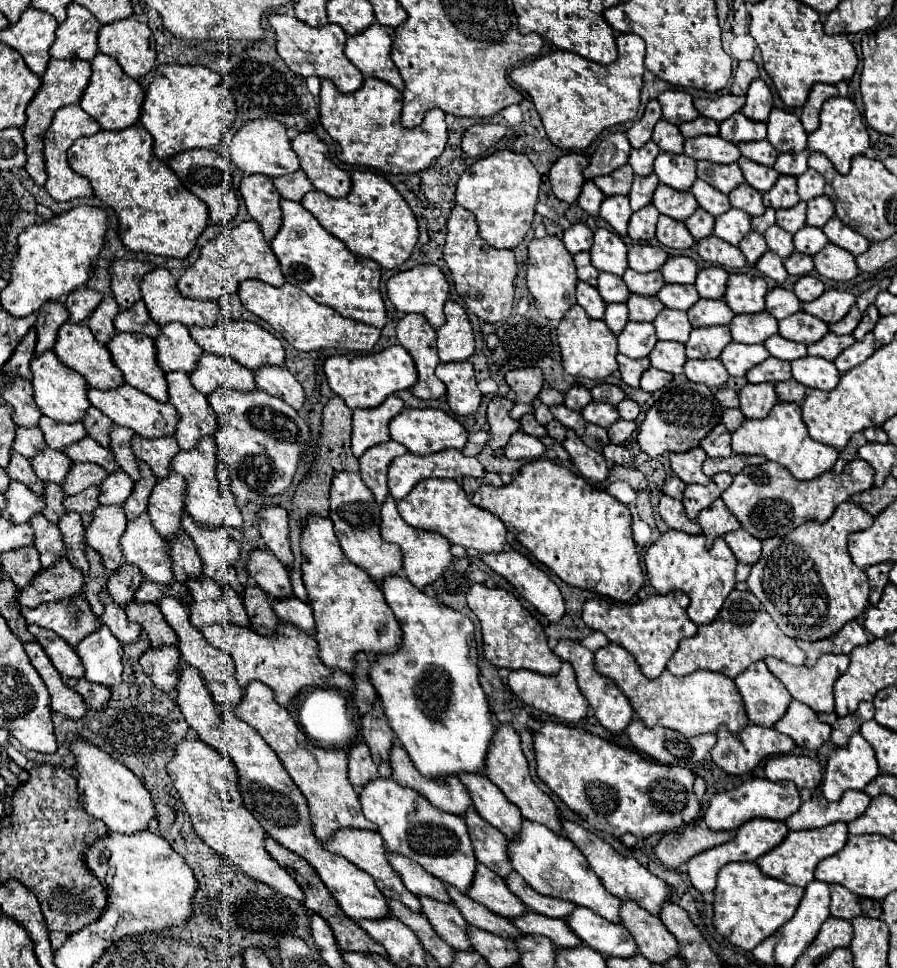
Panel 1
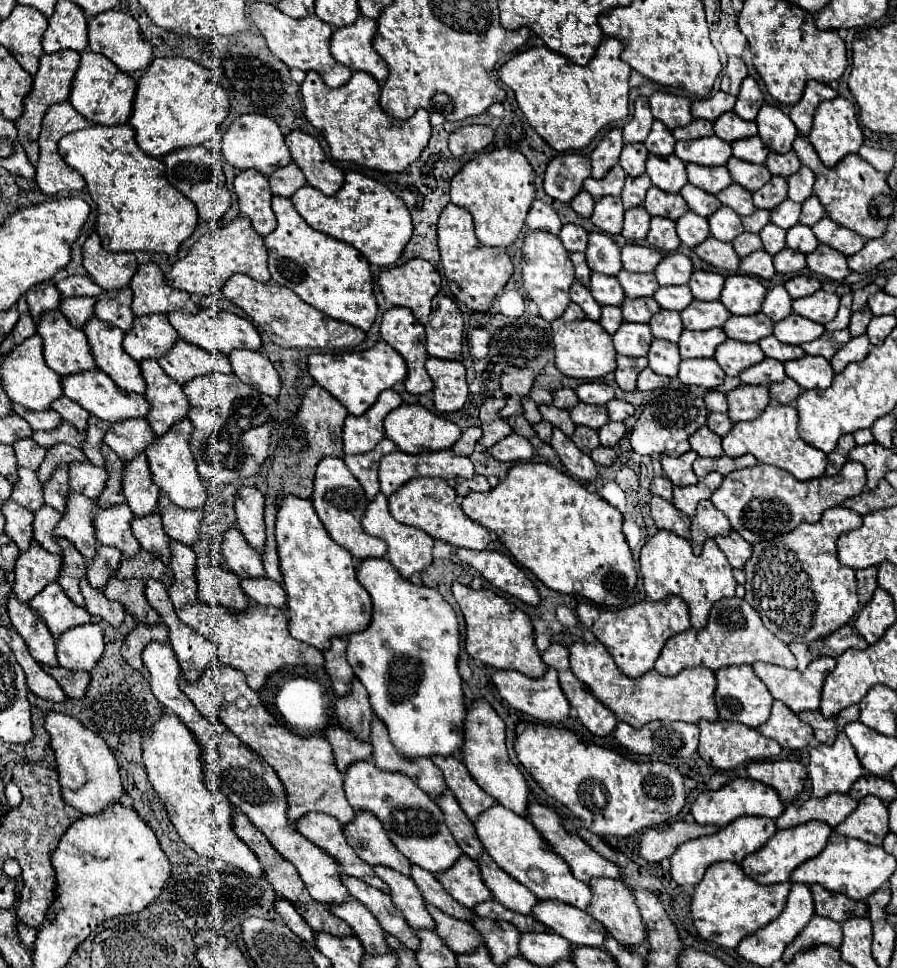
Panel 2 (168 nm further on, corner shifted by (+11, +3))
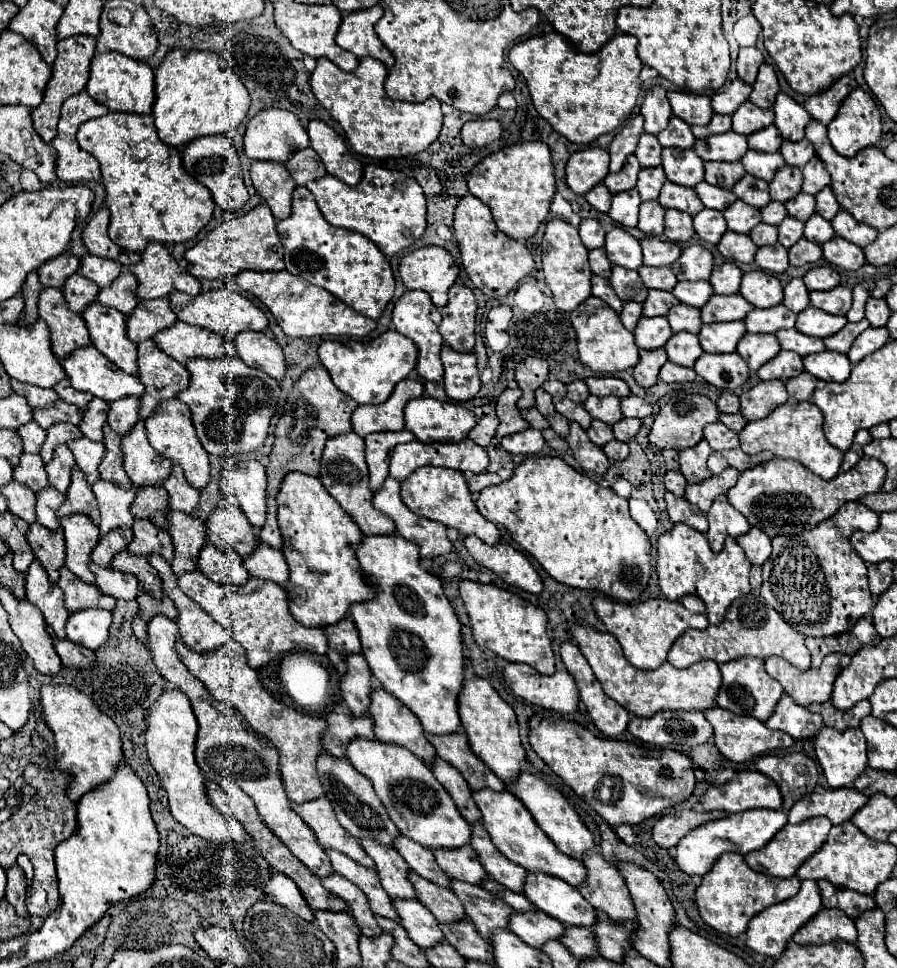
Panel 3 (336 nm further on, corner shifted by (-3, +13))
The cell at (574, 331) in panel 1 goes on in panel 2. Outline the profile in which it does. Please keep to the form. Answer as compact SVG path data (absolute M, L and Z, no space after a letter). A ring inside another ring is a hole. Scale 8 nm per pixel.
M570 303L562 317L552 323L554 333L554 353L556 353L556 367L560 373L576 379L600 379L616 369L616 351L612 345L612 335L608 335L600 323L588 319L584 311Z

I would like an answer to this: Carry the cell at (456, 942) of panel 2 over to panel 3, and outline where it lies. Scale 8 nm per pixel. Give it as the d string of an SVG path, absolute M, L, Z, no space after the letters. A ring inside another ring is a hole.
M410 871L410 881L418 893L418 901L440 921L440 923L456 923L466 919L464 905L456 895L452 895L450 889L438 887L432 881L426 881L424 877Z

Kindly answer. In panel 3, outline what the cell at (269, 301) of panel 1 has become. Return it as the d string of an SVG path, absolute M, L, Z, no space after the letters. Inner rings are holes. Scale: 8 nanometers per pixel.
M242 271L236 277L240 289L256 295L276 317L278 325L288 337L312 337L312 335L354 335L364 337L376 329L376 321L356 313L352 307L332 297L328 291L312 285L300 277L292 277L288 271Z

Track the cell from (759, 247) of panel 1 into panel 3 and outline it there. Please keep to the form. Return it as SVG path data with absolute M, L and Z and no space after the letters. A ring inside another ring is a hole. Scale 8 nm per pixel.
M758 223L752 231L750 231L752 241L756 243L756 247L764 247L764 245L774 245L778 241L778 231L772 225L764 225Z

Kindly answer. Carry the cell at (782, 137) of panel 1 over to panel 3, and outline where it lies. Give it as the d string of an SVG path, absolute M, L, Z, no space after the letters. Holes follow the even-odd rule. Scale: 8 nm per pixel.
M778 93L774 103L774 125L778 127L780 135L788 141L802 141L804 139L804 127L812 119L802 105L798 105L792 97Z

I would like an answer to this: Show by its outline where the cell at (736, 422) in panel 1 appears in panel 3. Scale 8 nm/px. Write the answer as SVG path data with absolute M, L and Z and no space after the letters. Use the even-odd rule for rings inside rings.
M722 413L722 415L720 415L720 421L722 421L728 429L732 429L732 431L736 431L736 433L740 433L740 429L746 425L746 419L744 419L740 413L736 413L736 415Z

